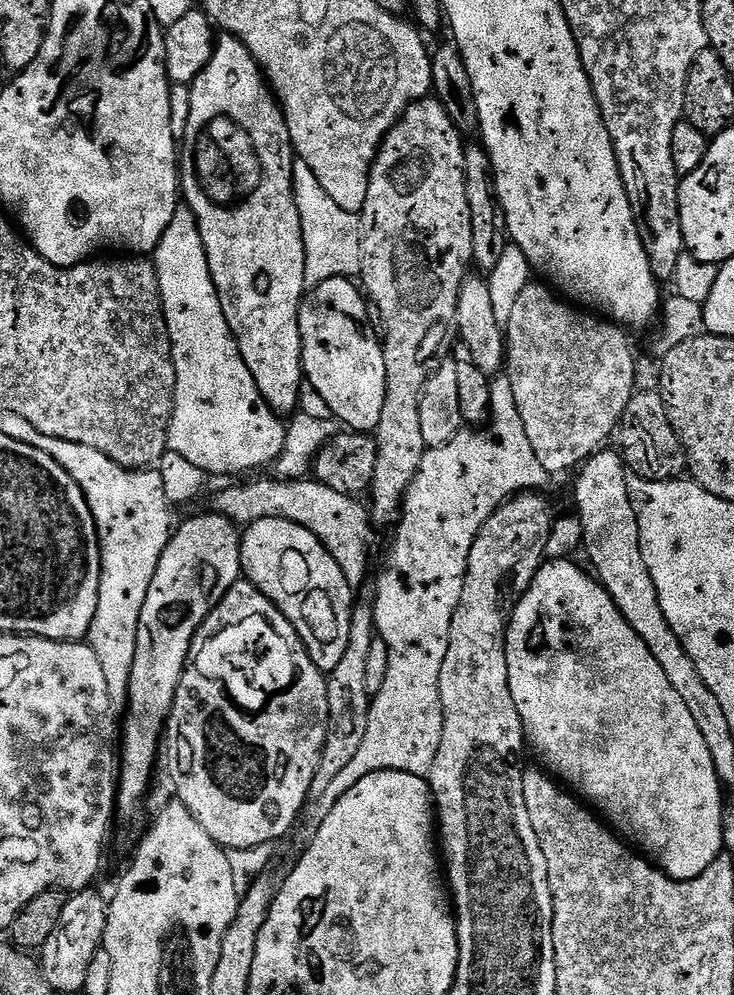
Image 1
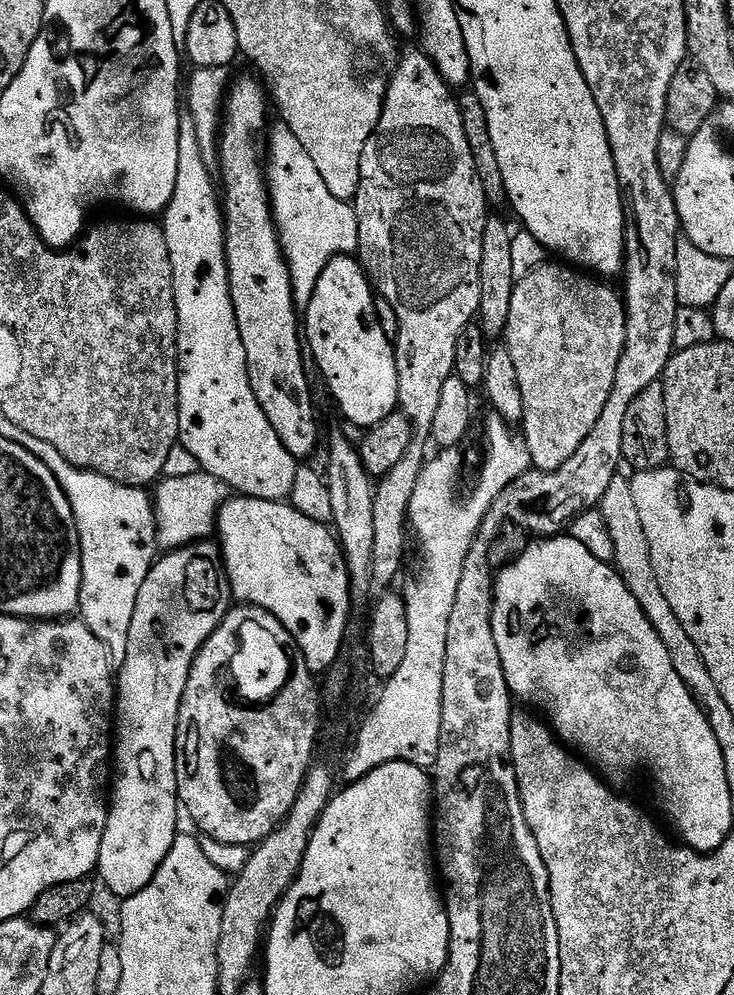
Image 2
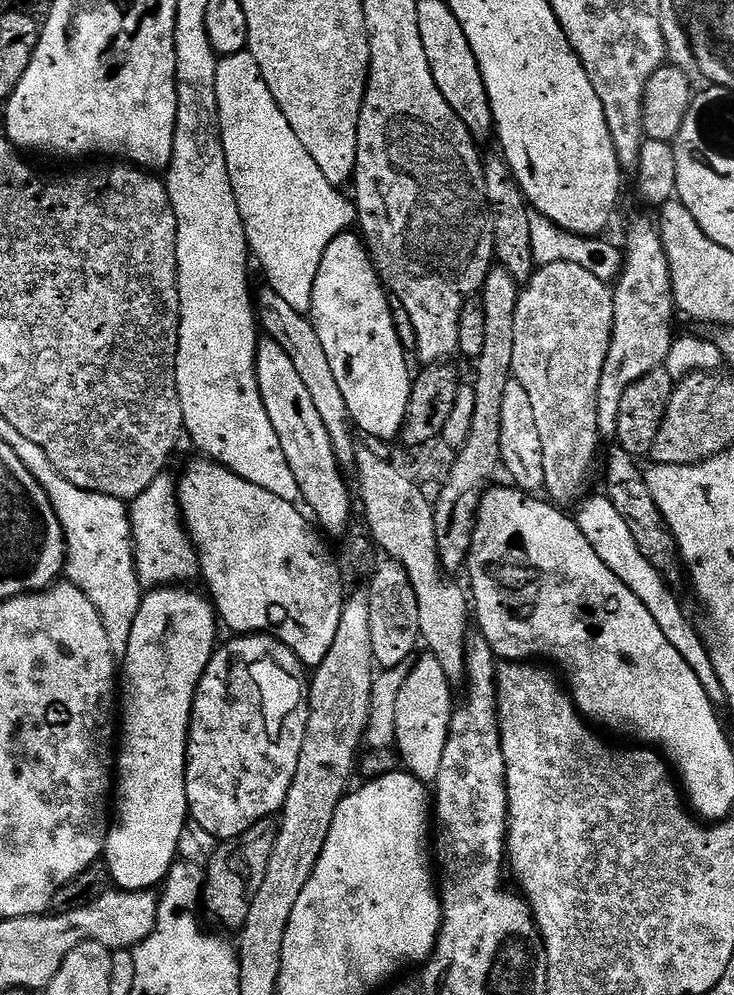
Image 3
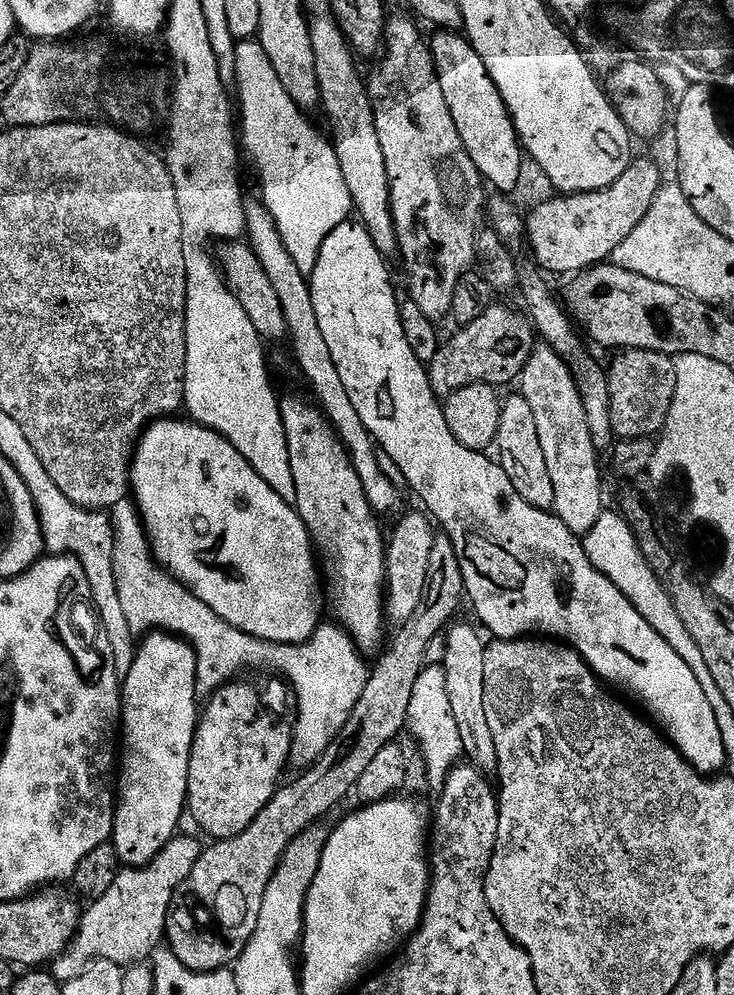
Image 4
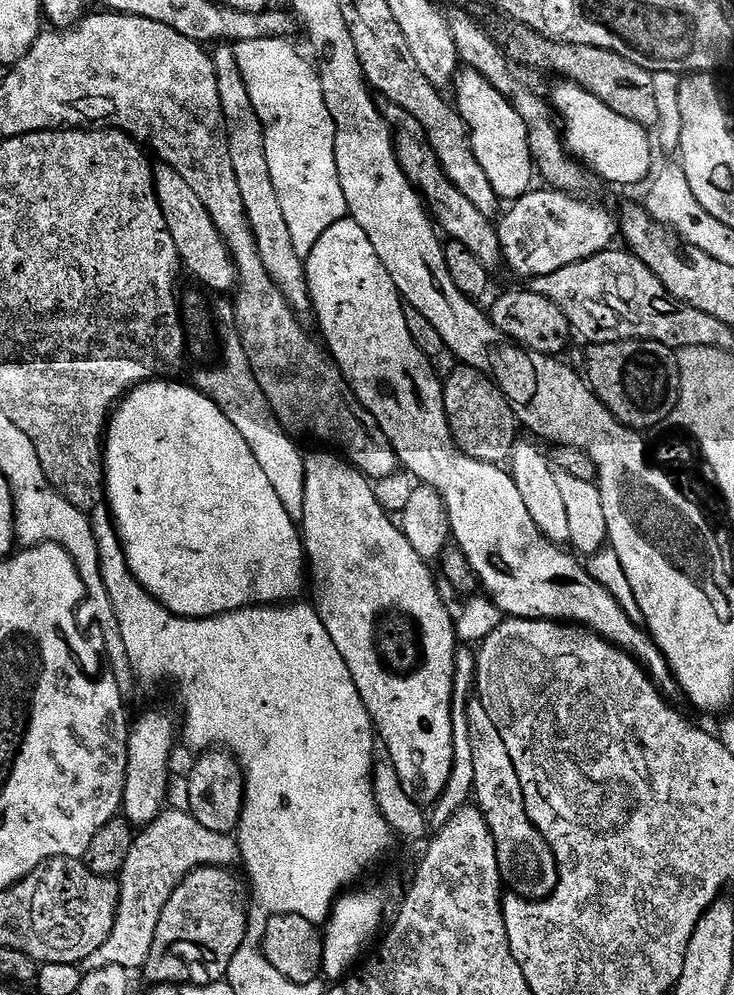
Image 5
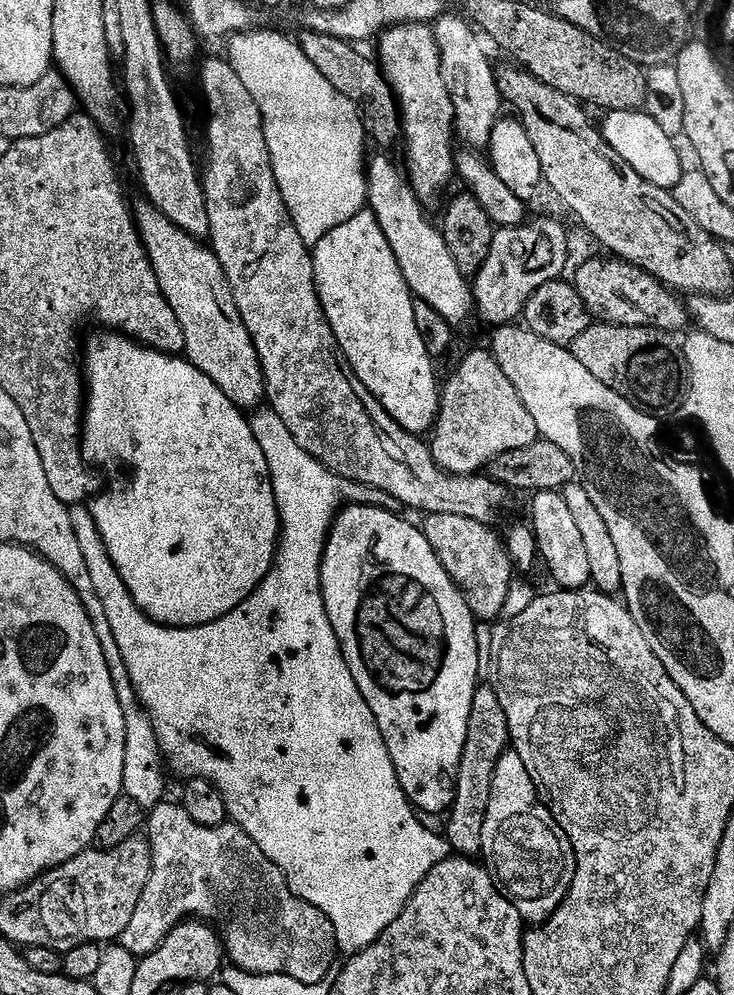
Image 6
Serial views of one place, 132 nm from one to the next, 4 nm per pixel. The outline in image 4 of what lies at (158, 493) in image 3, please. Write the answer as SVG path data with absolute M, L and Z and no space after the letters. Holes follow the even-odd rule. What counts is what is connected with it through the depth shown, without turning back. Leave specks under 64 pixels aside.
M129 498L118 502L110 510L112 529L114 530L114 576L118 582L118 596L122 601L122 610L126 613L126 622L130 622L133 637L140 638L149 632L171 632L192 645L196 652L198 670L196 671L196 690L200 694L211 694L223 688L225 684L237 679L241 674L248 674L251 668L268 667L269 673L283 678L294 693L294 735L292 738L291 759L303 766L311 766L324 755L332 745L332 740L346 726L358 698L370 675L369 665L364 665L365 657L357 648L352 637L335 622L321 623L312 639L304 644L275 644L254 638L218 618L202 598L193 594L180 580L175 580L165 568L157 562L152 552L152 544L144 529L144 519L135 499Z

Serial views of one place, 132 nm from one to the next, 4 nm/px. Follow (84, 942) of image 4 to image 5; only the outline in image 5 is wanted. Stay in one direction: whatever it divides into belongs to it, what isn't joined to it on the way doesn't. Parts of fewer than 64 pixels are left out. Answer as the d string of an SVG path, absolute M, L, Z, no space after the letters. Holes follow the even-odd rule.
M169 807L161 812L154 822L139 829L126 866L120 871L120 905L116 911L114 930L90 958L82 962L84 972L102 970L102 966L122 966L129 970L143 969L150 958L150 946L154 946L154 934L158 930L158 918L170 894L178 890L188 875L199 868L231 869L232 863L240 860L240 845L227 832L206 830L202 822L192 817L191 812Z

